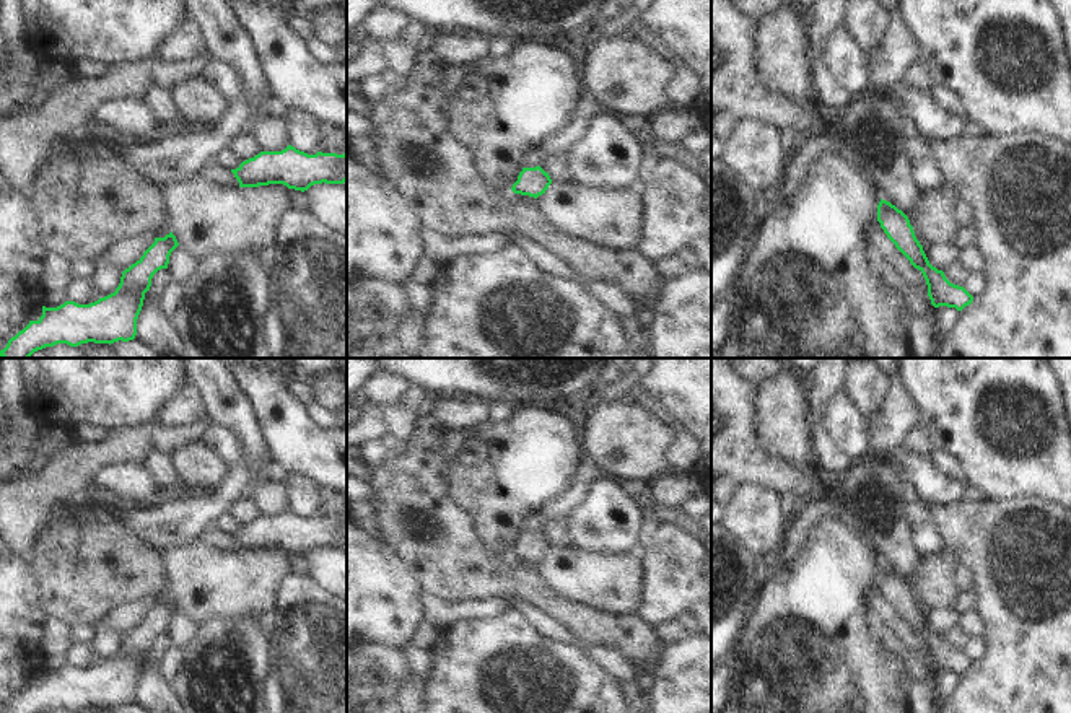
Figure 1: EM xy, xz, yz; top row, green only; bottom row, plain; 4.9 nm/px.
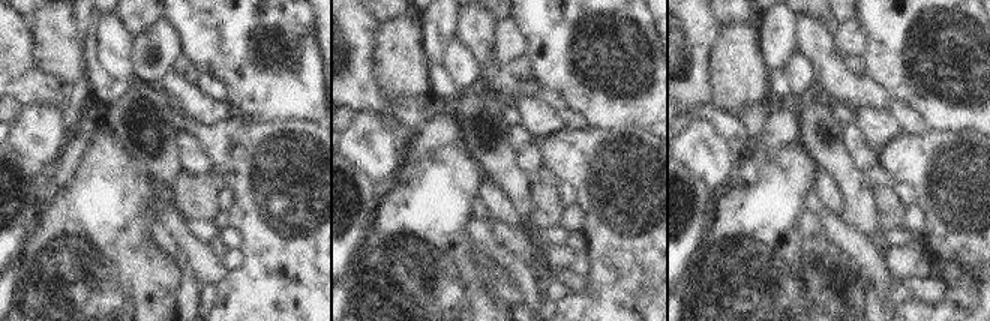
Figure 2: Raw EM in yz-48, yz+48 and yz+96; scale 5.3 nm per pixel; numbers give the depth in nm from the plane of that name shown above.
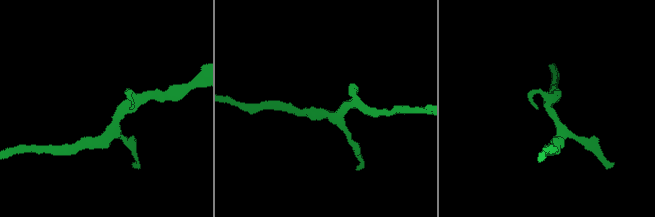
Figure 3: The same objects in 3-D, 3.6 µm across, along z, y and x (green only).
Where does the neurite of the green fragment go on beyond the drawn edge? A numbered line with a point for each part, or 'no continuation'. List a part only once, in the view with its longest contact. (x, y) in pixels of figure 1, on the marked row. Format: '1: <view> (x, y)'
no continuation.

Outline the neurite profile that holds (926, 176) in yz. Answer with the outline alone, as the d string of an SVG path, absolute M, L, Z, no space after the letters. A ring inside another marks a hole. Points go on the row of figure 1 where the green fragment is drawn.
M918 137L908 138L907 156L918 190L939 190L946 179L936 166L931 150Z

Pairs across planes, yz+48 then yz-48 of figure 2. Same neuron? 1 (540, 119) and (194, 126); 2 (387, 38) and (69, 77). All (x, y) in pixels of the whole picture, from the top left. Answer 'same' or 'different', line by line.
1: different
2: same

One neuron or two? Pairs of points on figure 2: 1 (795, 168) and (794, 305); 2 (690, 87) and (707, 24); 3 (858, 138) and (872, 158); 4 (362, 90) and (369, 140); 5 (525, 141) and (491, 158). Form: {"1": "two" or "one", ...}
{"1": "one", "2": "one", "3": "one", "4": "two", "5": "two"}

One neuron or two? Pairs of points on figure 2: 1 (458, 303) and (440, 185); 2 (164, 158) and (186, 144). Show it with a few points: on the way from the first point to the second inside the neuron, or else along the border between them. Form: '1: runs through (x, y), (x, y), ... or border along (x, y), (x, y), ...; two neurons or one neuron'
1: runs through (467, 273), (462, 249), (450, 236), (441, 215); one neuron
2: border along (177, 131), (177, 161), (182, 167); two neurons

